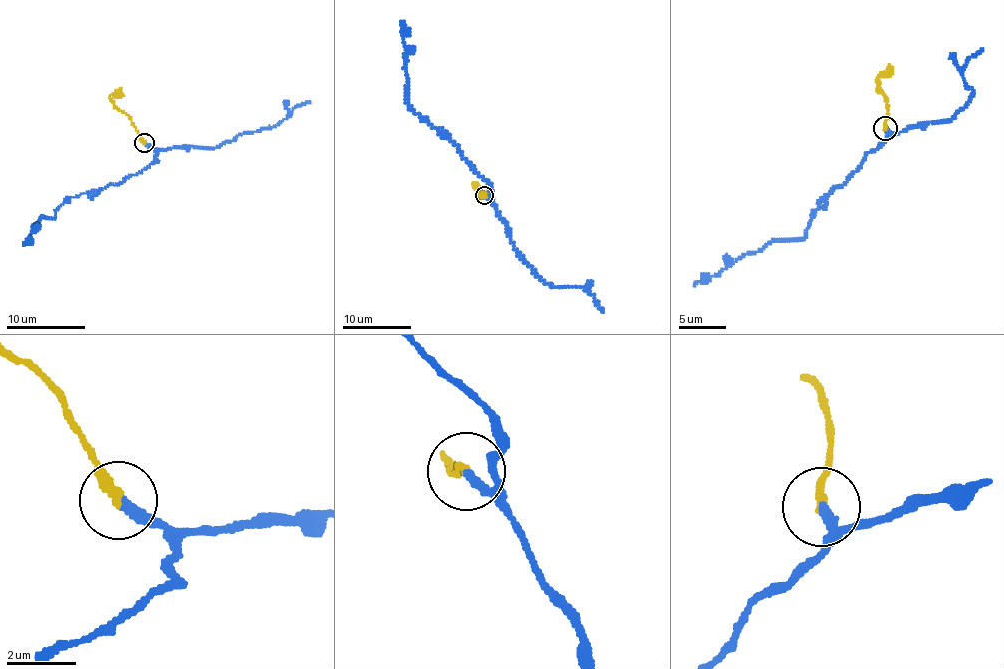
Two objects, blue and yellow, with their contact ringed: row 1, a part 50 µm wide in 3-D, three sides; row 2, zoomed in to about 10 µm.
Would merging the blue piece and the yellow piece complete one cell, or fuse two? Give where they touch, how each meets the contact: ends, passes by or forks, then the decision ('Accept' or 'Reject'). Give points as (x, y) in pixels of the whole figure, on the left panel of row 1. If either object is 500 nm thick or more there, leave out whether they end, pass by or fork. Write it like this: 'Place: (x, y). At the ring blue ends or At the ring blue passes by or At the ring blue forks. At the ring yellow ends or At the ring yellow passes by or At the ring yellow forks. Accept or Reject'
Place: (144, 142). At the ring blue ends. At the ring yellow ends. Reject

